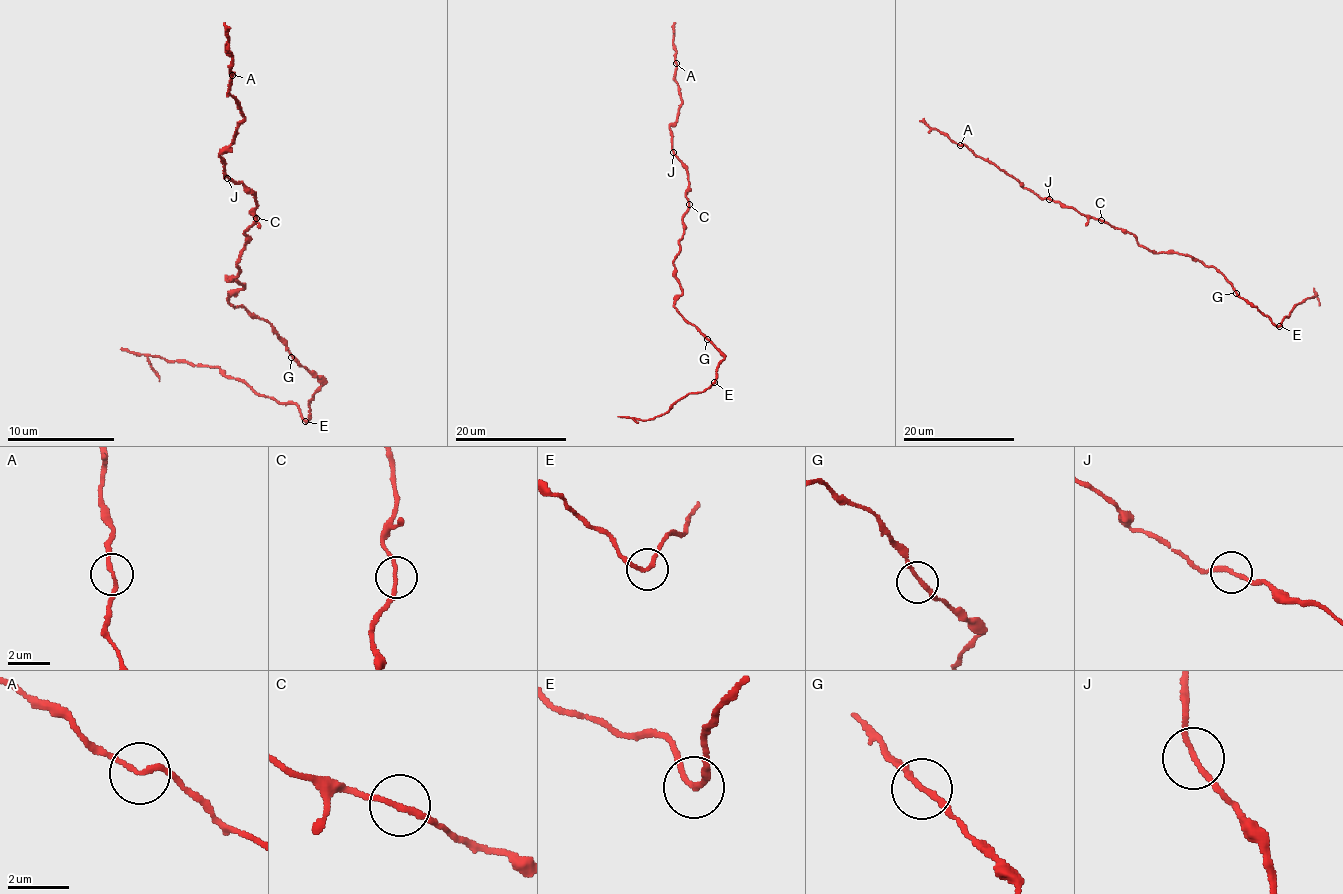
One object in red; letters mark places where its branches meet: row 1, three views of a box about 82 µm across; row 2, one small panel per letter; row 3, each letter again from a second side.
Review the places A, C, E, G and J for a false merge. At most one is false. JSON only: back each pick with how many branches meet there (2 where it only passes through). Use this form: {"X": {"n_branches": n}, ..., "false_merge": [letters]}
{"E": {"n_branches": 2}, "false_merge": ["E"]}

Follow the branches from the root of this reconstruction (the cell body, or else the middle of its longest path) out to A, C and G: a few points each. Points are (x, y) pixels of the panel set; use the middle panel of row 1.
A: (676, 258), (689, 207), (687, 166), (672, 148), (669, 129), (682, 103), (676, 63)
C: (676, 258), (683, 235), (683, 214), (689, 204)
G: (676, 258), (673, 262), (675, 279), (682, 294), (675, 301), (675, 307), (707, 339)

